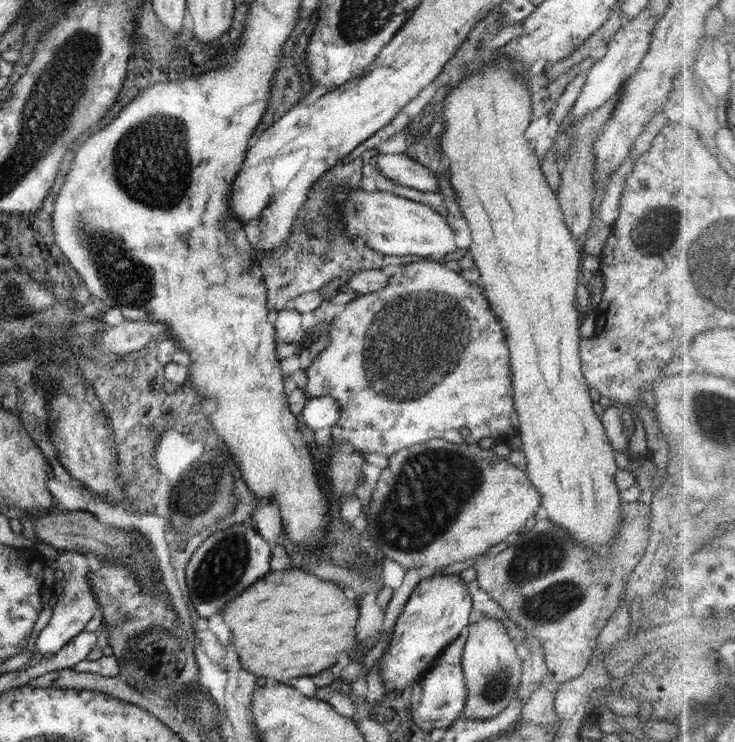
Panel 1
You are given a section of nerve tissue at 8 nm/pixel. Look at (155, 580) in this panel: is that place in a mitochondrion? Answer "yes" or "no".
no

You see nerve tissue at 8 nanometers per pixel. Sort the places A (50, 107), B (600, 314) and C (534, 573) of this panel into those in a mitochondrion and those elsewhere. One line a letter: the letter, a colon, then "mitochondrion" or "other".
A: mitochondrion
B: other
C: mitochondrion

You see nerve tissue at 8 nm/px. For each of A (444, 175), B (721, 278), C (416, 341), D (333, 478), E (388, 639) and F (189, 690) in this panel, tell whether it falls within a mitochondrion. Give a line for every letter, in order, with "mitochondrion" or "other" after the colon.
A: other
B: mitochondrion
C: mitochondrion
D: other
E: other
F: other

